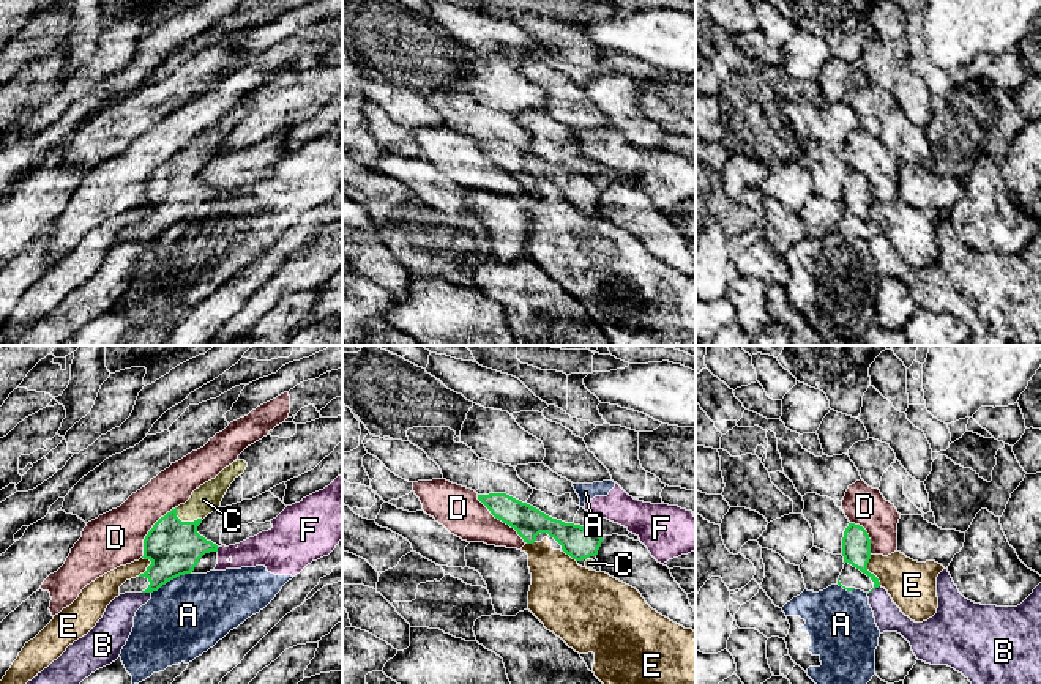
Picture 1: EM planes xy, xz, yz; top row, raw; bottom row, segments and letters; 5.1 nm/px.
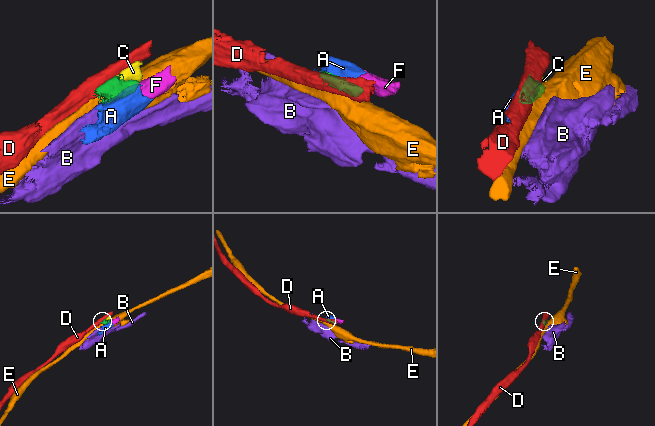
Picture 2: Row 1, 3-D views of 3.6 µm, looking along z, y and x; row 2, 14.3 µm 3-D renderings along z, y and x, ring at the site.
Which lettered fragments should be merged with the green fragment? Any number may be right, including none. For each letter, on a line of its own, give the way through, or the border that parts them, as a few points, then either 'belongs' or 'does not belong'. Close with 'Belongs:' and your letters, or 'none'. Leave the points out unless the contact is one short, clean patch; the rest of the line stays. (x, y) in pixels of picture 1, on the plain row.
A: border along xy (191, 218), (167, 227), (152, 240); does not belong
B: border along yz (879, 232), (868, 241); does not belong
C: runs through xy (174, 194), (174, 183), (186, 169), (204, 147); belongs
D: does not belong
E: does not belong
F: does not belong
Belongs: C

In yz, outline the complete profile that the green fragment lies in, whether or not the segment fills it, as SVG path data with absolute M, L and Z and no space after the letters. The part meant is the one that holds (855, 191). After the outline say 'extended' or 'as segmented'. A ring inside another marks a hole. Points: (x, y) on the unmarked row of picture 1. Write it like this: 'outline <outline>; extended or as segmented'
outline M849 170L842 184L844 216L838 232L847 238L861 236L871 240L880 233L879 225L868 217L871 206L871 186L868 178L855 170Z; extended

